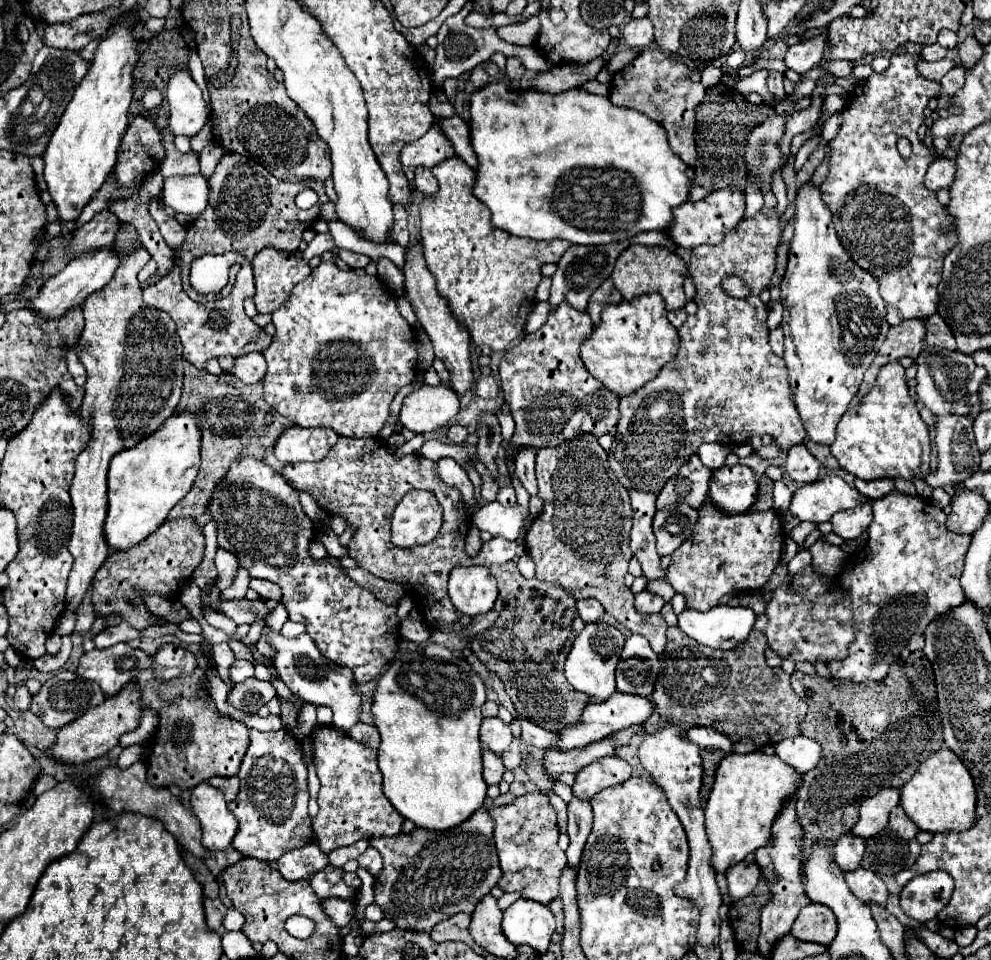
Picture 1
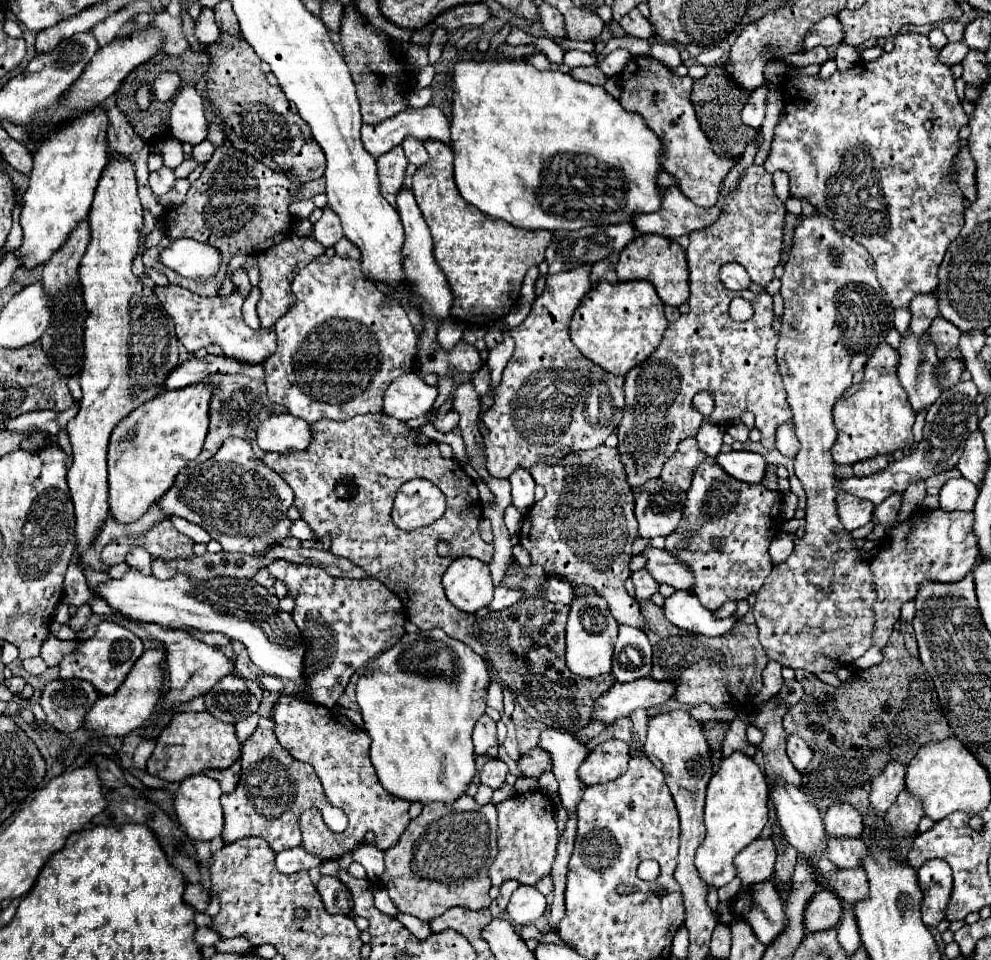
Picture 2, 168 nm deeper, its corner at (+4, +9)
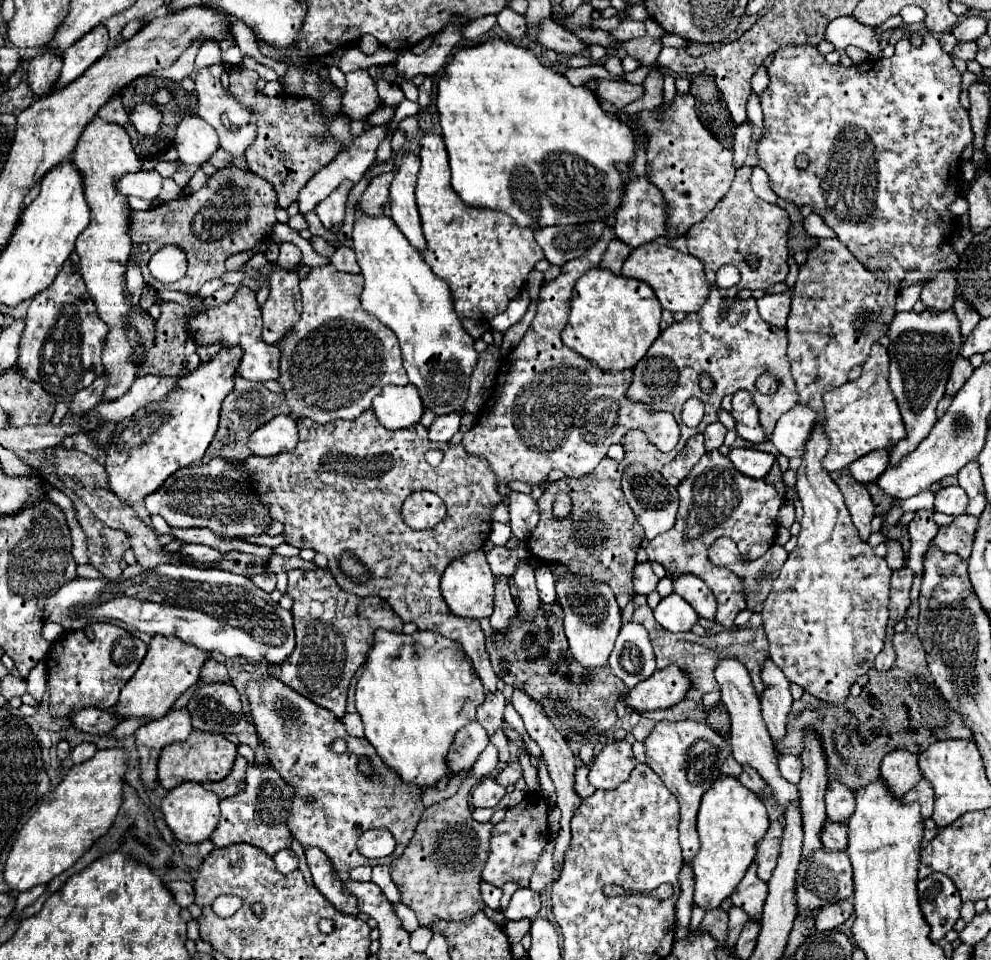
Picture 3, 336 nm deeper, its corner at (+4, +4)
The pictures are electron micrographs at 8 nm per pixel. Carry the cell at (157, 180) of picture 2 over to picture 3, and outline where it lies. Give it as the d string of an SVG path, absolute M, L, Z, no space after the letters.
M138 171L124 175L120 179L120 185L116 187L124 195L134 195L140 199L154 201L162 189L162 175L158 171Z

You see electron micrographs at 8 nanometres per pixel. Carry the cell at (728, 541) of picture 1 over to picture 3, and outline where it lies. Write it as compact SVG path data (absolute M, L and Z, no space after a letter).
M710 451L706 453L696 465L694 469L690 471L690 475L680 483L678 487L678 495L680 495L680 509L678 509L678 515L676 515L676 525L654 537L648 547L646 547L646 553L648 553L648 559L650 561L658 561L666 567L668 573L694 573L698 577L704 579L704 583L712 589L712 593L716 595L716 603L718 603L718 611L716 611L716 621L720 625L724 625L726 629L730 629L734 625L734 619L736 615L746 609L746 593L744 593L744 581L732 573L730 569L726 567L716 567L708 561L708 547L714 539L718 537L730 537L738 549L740 549L740 555L746 559L746 561L754 561L758 557L762 557L766 553L766 549L770 549L770 545L774 543L774 537L776 537L776 531L778 531L778 509L780 505L784 503L784 495L776 493L776 489L772 485L768 485L764 479L762 481L756 481L752 477L744 477L742 473L738 473L732 463L728 461L728 457L720 455L720 451Z

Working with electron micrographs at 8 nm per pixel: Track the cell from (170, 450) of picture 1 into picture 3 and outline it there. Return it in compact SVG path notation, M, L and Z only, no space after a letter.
M238 347L222 349L216 357L202 363L196 371L188 373L182 379L182 385L172 389L164 399L154 401L152 405L138 409L132 417L126 417L124 421L120 421L116 425L116 433L112 435L112 441L108 445L104 467L108 473L108 485L120 501L124 501L128 505L136 503L136 501L144 501L148 495L152 495L156 489L160 489L162 483L172 473L176 473L178 469L192 465L204 457L204 453L206 453L206 449L208 449L208 445L214 439L216 429L218 429L220 405L222 405L224 397L234 387L234 373L236 373L236 367L240 363L240 357L242 357L242 353Z

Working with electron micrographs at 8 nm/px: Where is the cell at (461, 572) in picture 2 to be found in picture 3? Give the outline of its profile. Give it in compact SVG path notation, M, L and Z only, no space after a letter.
M484 551L468 553L460 559L454 559L444 575L442 575L442 597L446 599L450 611L458 617L472 617L482 619L492 615L492 597L494 597L494 575L490 571L490 565L484 557Z

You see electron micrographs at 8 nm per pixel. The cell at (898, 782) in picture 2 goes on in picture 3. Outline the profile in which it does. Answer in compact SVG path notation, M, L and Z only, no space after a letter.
M896 749L896 753L888 753L882 761L880 779L888 787L894 799L902 799L920 779L918 759L912 753L904 753L904 749Z

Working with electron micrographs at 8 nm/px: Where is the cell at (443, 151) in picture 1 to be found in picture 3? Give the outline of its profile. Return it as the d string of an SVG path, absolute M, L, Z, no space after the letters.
M394 171L382 173L370 181L368 189L362 193L362 199L360 199L360 207L368 211L368 215L384 213L384 205L388 203L388 197L390 197L392 179L394 179Z

